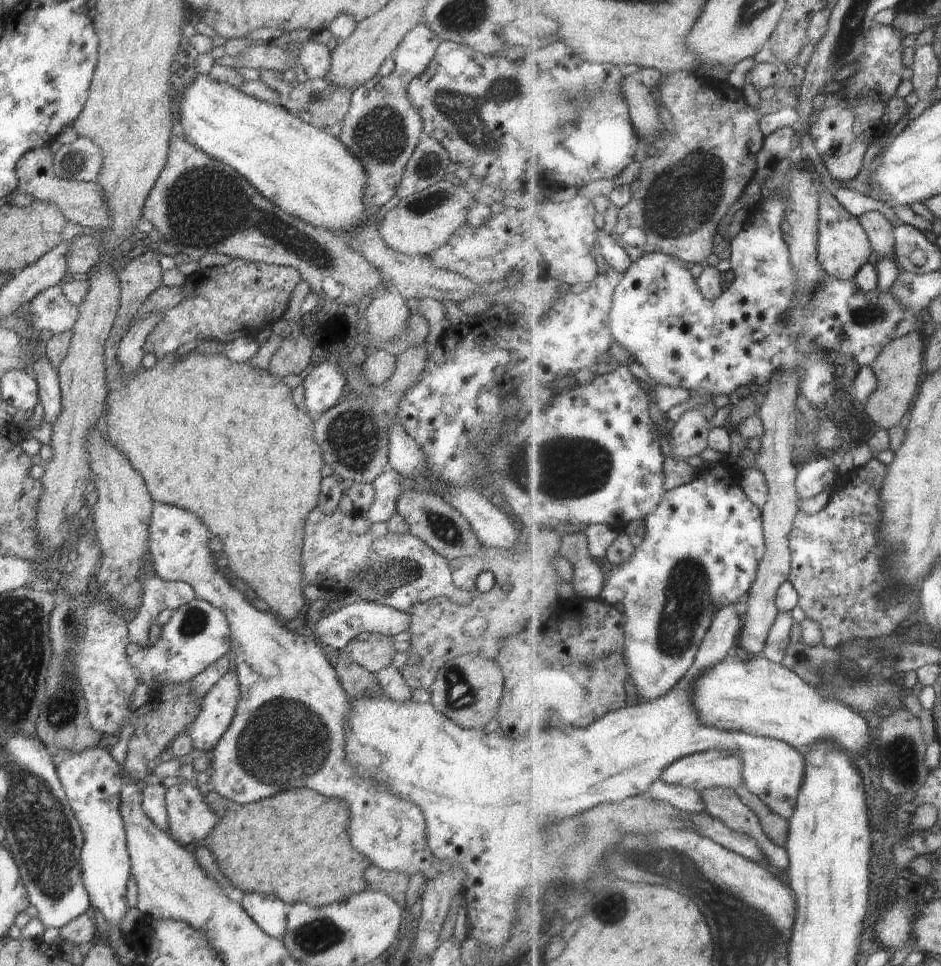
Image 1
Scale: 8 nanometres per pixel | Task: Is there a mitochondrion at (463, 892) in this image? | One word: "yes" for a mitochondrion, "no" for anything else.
no

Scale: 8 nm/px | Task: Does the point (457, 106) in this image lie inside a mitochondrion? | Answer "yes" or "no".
yes

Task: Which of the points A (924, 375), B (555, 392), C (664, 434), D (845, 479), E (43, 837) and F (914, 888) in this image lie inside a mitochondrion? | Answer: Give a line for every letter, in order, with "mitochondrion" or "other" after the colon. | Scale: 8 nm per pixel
A: other
B: other
C: other
D: other
E: mitochondrion
F: other

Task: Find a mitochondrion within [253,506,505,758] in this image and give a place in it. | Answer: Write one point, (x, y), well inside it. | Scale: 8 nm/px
(381, 574)

